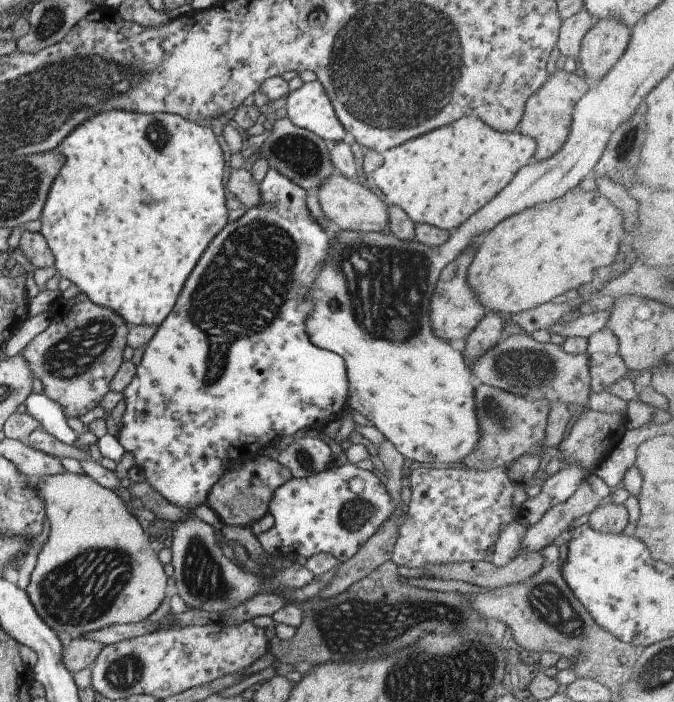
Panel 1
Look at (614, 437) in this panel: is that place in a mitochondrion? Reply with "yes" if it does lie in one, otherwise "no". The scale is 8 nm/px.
no

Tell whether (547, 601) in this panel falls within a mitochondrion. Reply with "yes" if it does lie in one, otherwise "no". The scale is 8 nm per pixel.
yes

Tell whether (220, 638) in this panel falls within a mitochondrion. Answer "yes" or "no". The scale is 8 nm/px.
no

